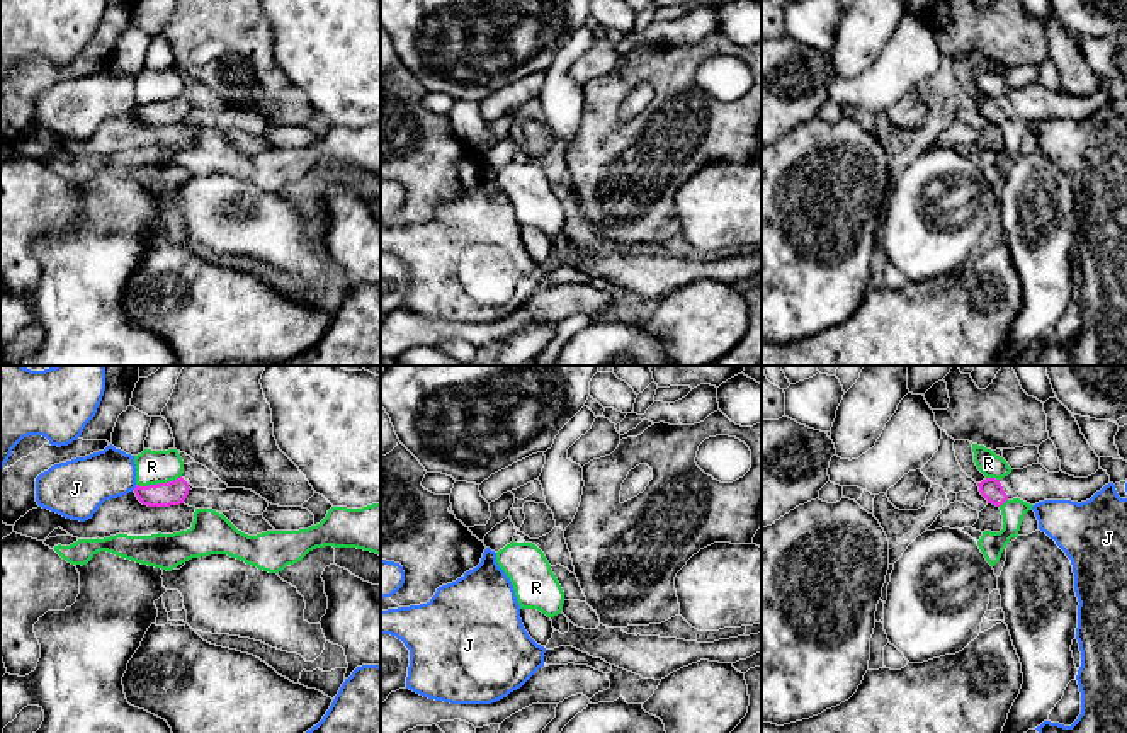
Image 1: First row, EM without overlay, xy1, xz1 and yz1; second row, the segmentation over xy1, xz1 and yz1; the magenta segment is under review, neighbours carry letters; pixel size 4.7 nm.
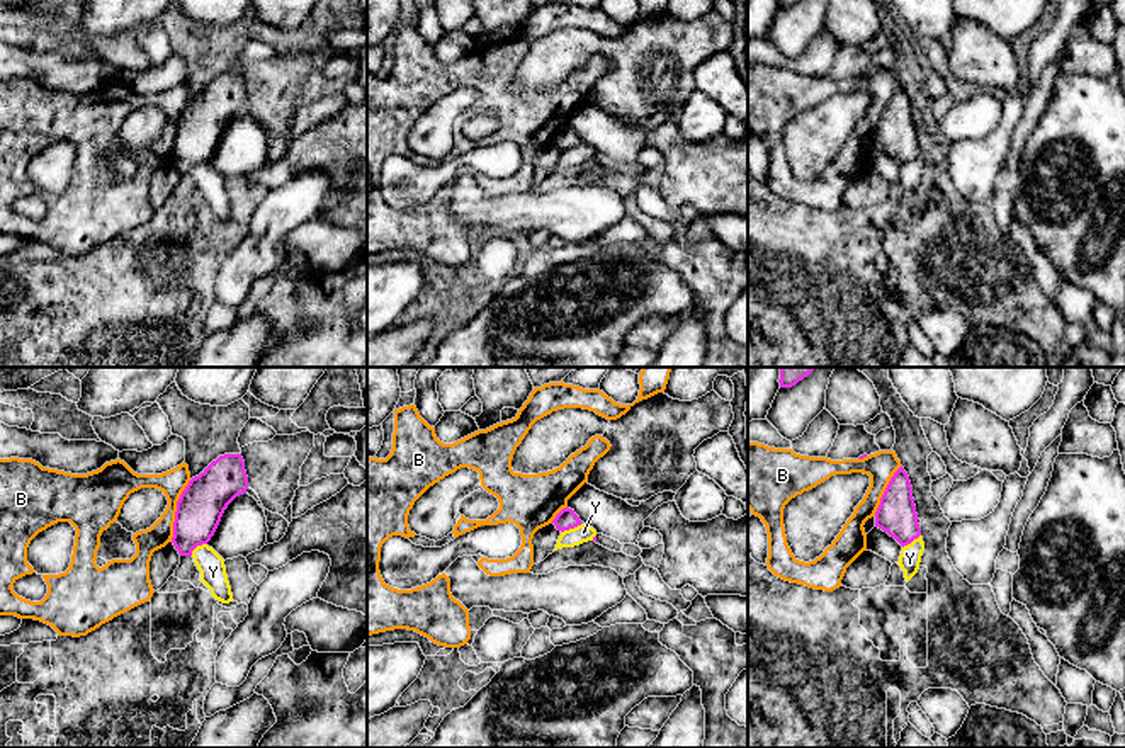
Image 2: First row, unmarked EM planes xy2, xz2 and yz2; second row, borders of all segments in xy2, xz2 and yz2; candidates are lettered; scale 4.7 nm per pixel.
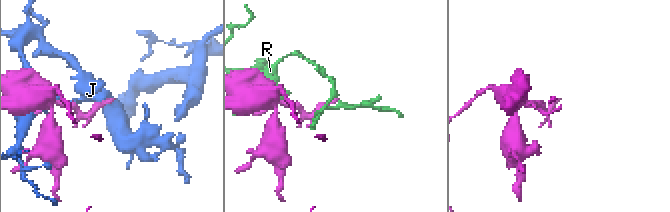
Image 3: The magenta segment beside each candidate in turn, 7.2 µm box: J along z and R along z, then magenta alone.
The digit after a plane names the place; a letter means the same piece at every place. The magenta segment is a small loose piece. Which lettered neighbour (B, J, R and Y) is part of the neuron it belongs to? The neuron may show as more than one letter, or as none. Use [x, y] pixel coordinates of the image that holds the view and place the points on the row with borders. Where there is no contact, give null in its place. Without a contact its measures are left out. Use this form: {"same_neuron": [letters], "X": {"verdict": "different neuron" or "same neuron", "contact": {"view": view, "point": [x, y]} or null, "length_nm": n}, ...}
{"same_neuron": [], "B": {"verdict": "different neuron", "contact": {"view": "xy2", "point": [177, 510]}, "length_nm": 320}, "J": {"verdict": "different neuron", "contact": {"view": "xy1", "point": [136, 487]}, "length_nm": 30}, "R": {"verdict": "different neuron", "contact": {"view": "xy1", "point": [158, 483]}, "length_nm": 220}, "Y": {"verdict": "different neuron", "contact": {"view": "xz2", "point": [571, 527]}, "length_nm": 120}}

